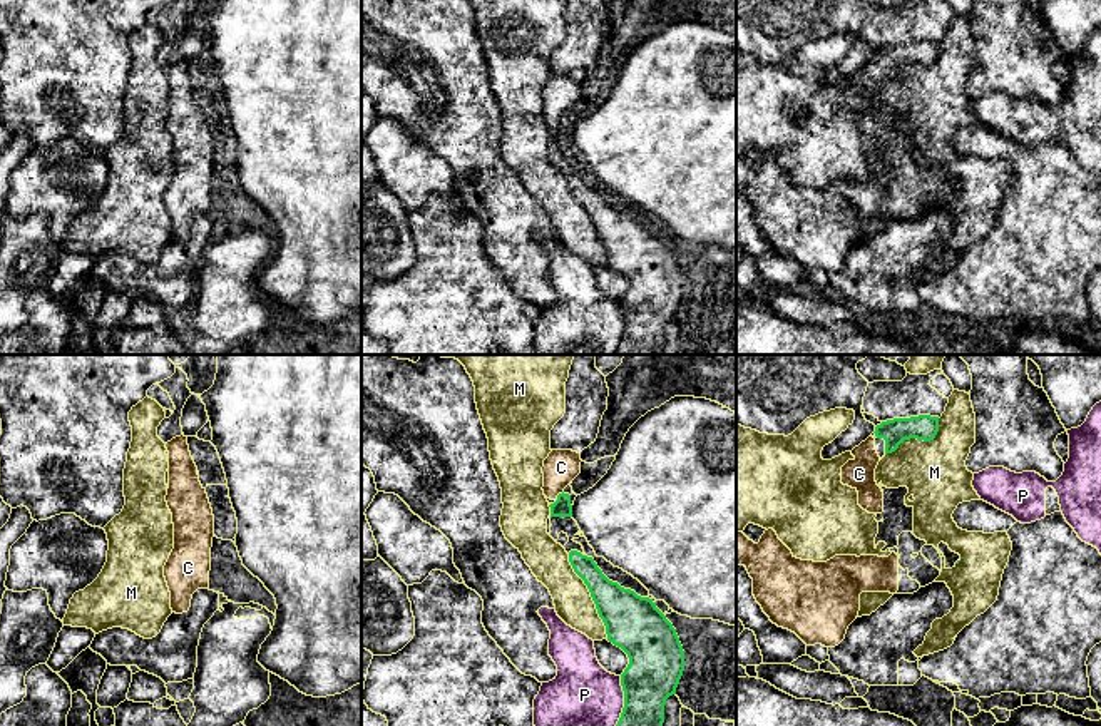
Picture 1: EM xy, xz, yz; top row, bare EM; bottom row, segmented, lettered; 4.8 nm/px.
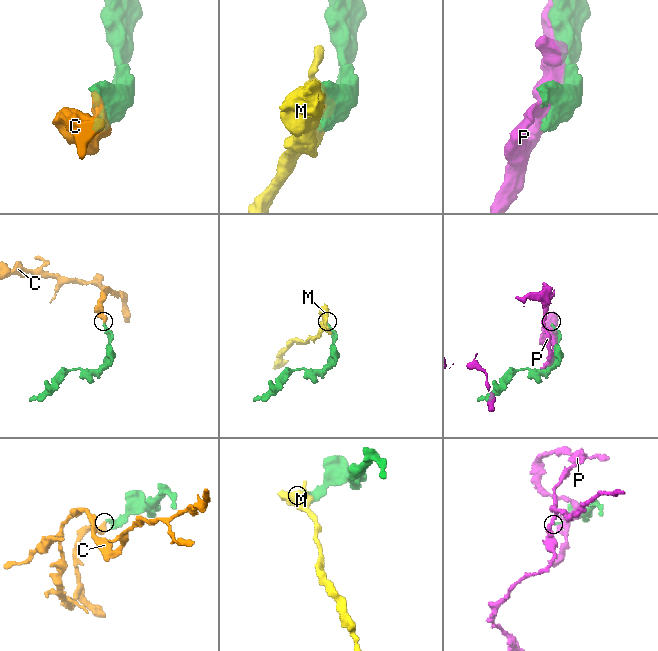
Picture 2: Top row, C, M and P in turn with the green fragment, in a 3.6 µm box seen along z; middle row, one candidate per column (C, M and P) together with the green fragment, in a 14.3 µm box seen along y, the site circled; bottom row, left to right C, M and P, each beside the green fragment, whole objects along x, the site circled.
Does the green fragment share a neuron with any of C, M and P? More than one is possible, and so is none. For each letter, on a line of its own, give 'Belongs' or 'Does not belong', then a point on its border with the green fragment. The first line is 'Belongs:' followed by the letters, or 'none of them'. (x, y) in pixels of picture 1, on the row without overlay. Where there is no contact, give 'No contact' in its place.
Belongs: C
C: Belongs. Touches green at xz (558, 121)
M: Does not belong. Touches green at xz (591, 221)
P: Does not belong. Touches green at xz (624, 328)

